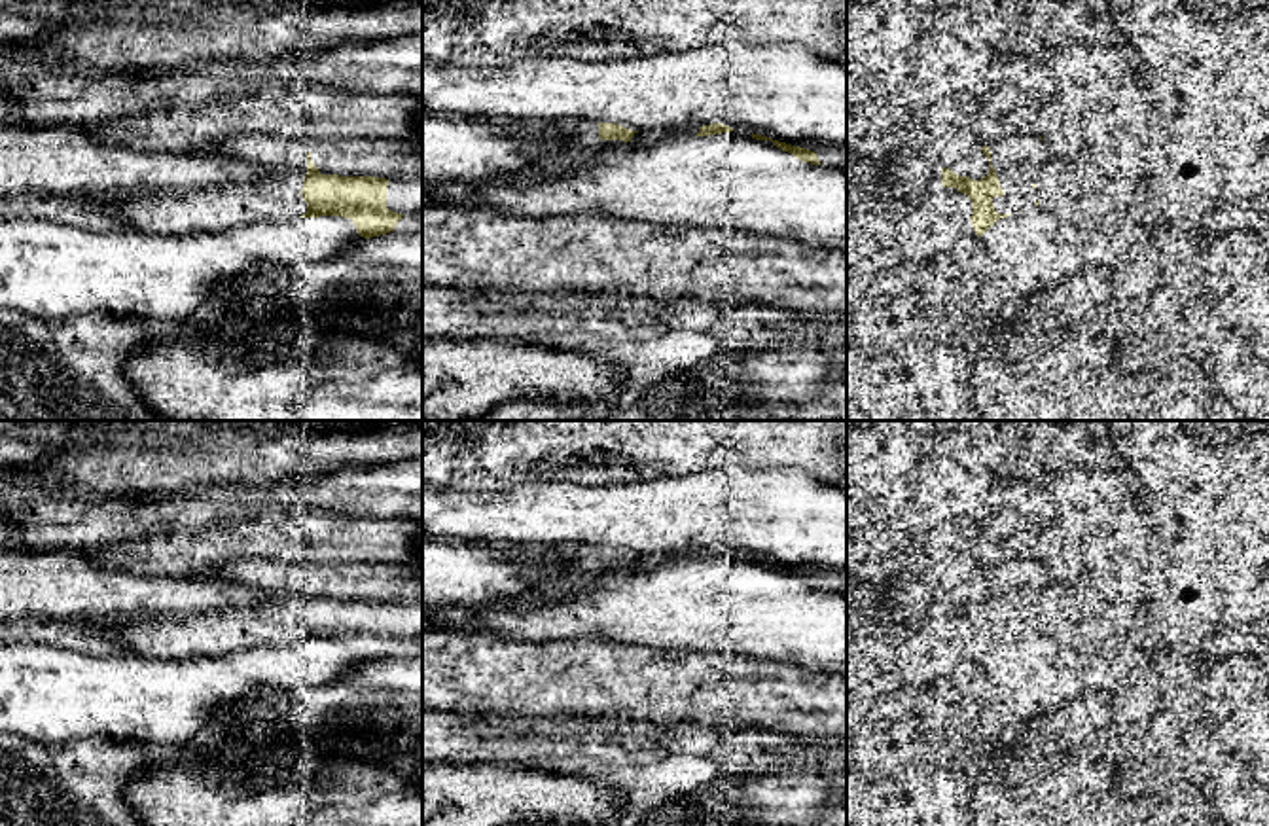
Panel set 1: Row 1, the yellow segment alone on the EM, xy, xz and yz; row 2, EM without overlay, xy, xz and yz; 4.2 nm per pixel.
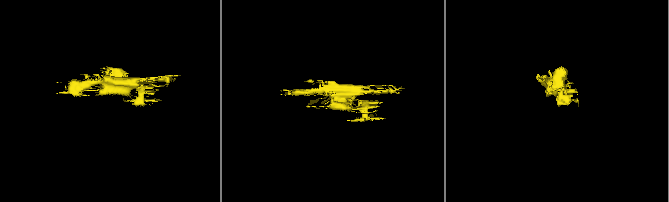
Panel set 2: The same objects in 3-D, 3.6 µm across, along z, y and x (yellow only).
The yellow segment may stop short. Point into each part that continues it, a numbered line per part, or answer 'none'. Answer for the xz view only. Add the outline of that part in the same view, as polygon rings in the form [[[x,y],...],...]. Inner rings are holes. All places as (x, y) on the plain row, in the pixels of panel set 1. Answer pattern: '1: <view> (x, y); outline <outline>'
1: xz (641, 563); outline [[[686,551],[686,553],[674,553],[674,555],[663,555],[663,553],[652,553],[652,555],[636,555],[634,561],[625,566],[634,572],[646,572],[646,570],[655,570],[665,565],[672,563],[686,563],[686,561],[695,561],[699,557],[699,551]]]

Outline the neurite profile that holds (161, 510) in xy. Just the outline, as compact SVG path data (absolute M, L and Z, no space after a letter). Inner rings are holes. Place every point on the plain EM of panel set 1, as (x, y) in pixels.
M422 457L350 466L320 477L288 477L273 485L214 483L150 493L146 504L133 504L134 494L140 493L44 483L28 466L8 466L0 470L0 551L89 549L148 534L174 519L201 529L216 519L242 519L269 504L422 519Z

